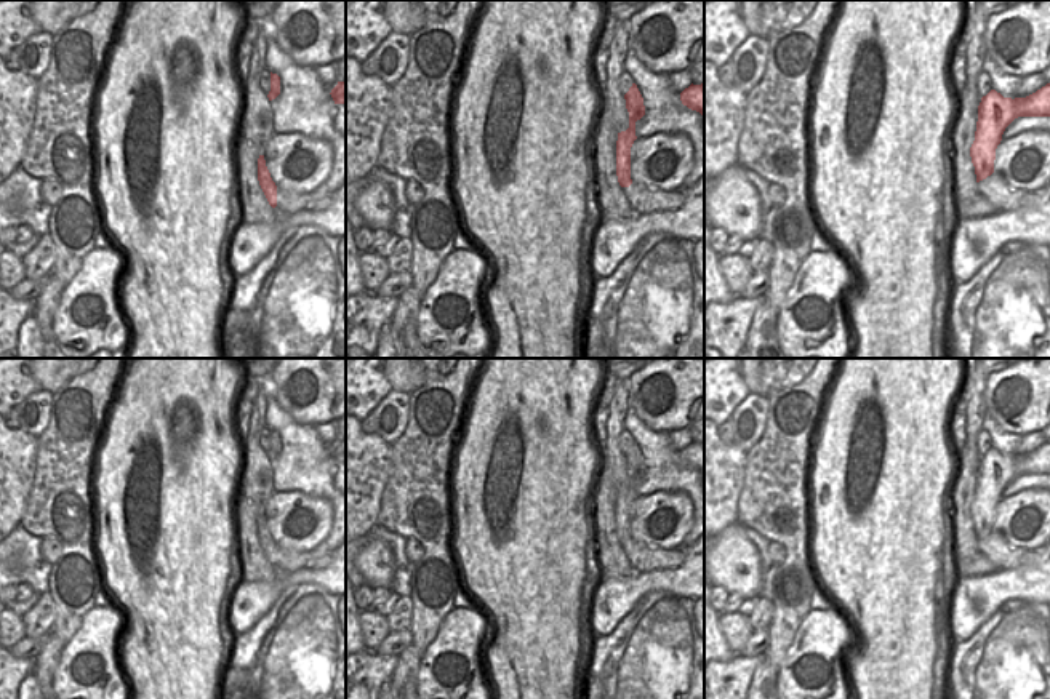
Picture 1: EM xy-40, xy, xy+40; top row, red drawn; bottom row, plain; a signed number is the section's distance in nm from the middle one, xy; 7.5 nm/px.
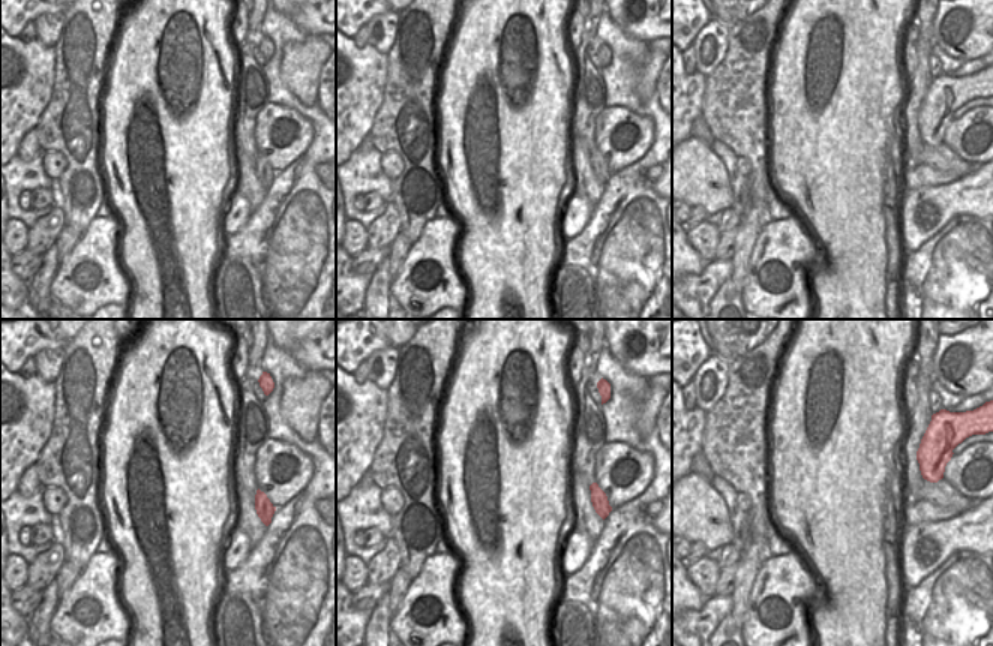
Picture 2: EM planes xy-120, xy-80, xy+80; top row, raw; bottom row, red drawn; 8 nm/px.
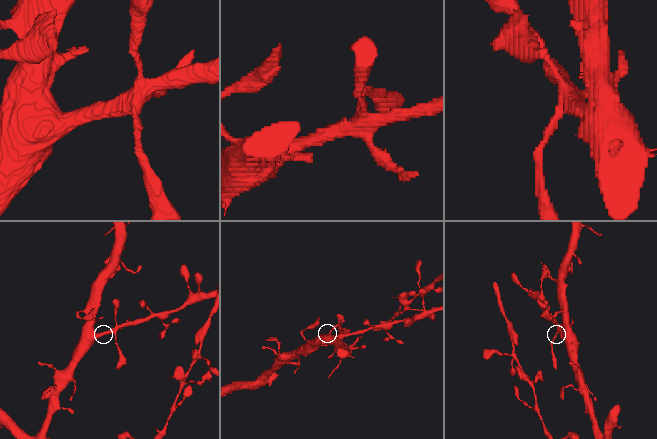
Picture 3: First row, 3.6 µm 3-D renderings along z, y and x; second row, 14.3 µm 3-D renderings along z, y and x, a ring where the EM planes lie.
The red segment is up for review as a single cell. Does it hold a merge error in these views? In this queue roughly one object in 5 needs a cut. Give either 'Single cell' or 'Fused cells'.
Single cell

